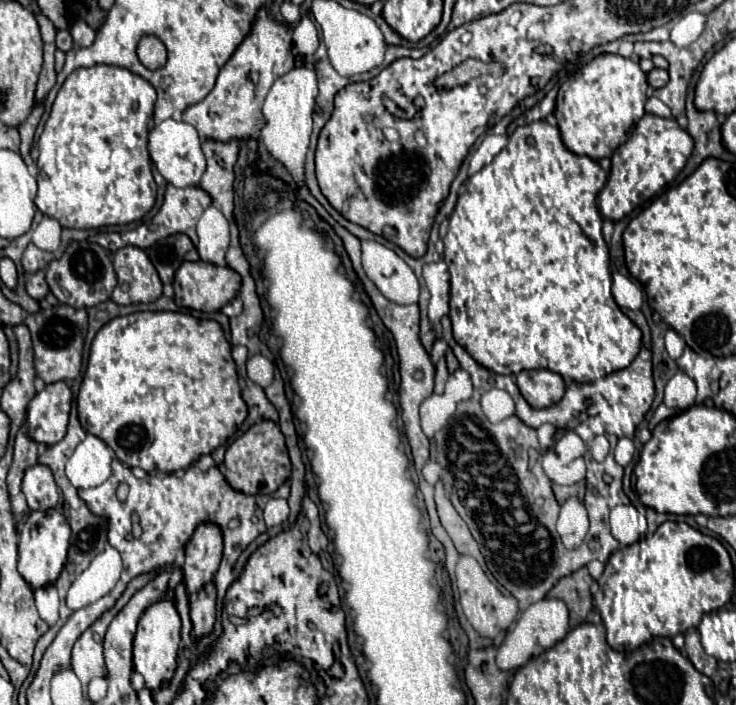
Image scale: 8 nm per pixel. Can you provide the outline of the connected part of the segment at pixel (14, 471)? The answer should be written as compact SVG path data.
M26 424L20 428L18 436L16 436L16 444L14 444L14 462L10 466L10 472L8 472L8 492L10 492L10 498L14 498L16 494L20 494L20 488L22 488L22 478L24 478L24 472L32 466L38 464L38 456L36 456L36 442L32 442L28 436L26 436Z

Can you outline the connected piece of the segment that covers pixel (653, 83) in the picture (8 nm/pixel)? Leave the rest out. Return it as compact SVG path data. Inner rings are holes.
M654 68L654 70L648 72L648 84L650 84L652 90L662 88L666 82L668 82L668 72L666 72L666 70L658 70L658 68Z

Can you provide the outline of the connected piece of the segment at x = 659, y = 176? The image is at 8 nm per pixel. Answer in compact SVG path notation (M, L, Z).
M644 114L630 138L612 154L612 168L606 186L598 194L598 210L608 220L620 220L636 206L654 198L684 168L692 152L690 134L674 118Z

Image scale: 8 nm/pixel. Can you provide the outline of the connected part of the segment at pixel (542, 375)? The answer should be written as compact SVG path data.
M524 370L516 374L516 384L524 400L536 410L554 406L566 390L562 376L550 370Z

